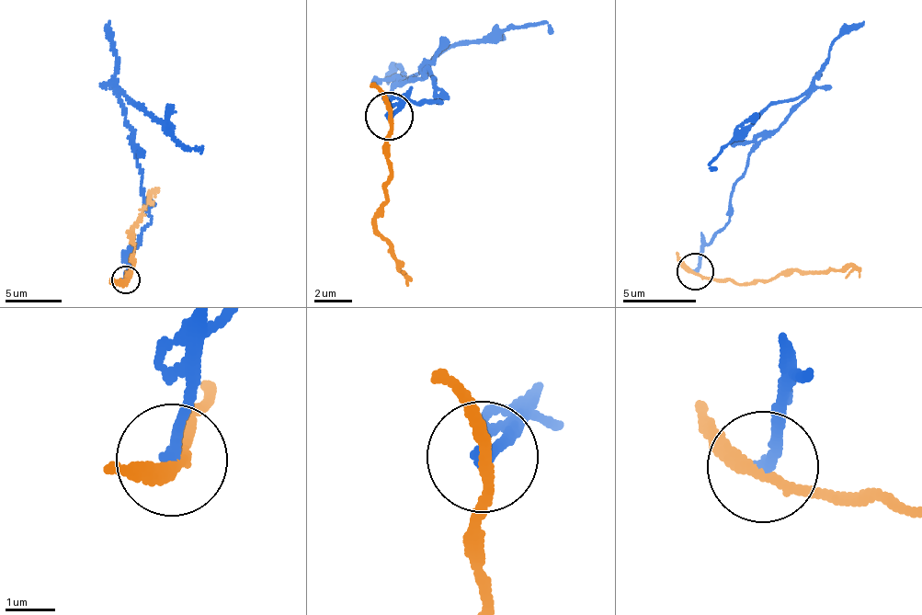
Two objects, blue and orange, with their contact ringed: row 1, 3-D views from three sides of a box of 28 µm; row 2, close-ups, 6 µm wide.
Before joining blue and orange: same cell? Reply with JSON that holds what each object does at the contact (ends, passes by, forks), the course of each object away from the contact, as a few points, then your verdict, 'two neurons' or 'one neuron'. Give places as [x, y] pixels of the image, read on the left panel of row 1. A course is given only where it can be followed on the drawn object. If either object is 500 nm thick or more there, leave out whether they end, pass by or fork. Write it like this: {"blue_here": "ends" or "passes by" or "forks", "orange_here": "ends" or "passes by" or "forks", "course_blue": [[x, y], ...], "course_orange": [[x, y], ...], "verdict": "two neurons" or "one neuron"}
{"blue_here": "ends", "orange_here": "passes by", "course_blue": [[124, 279], [130, 253], [151, 220], [146, 211], [137, 159], [119, 96], [165, 122], [180, 143], [202, 148]], "course_orange": [[124, 279], [131, 272], [131, 226], [158, 187]], "verdict": "two neurons"}

